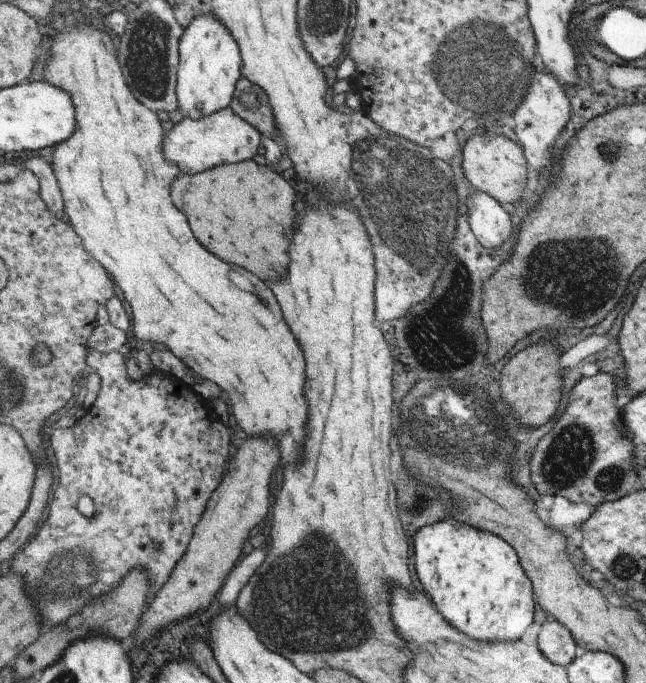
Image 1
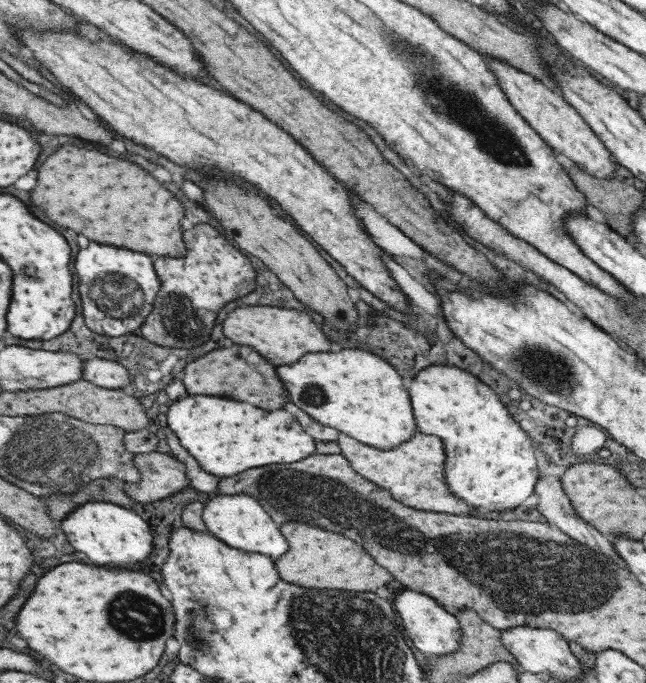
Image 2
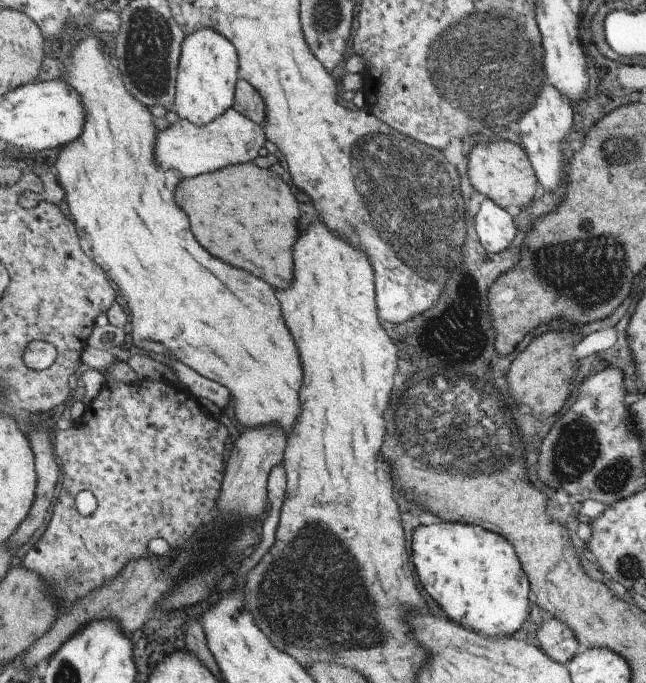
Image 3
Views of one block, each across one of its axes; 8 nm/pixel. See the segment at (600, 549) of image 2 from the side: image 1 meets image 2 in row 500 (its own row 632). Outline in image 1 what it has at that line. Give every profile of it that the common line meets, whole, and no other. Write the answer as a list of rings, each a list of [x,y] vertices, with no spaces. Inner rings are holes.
[[[555,619],[542,625],[538,645],[549,660],[563,666],[567,666],[580,653],[567,627]]]

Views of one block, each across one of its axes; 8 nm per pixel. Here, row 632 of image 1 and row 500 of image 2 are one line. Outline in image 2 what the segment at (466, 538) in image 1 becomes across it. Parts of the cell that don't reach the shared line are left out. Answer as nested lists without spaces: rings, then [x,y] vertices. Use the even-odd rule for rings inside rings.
[[[439,364],[421,370],[412,382],[410,398],[419,430],[439,436],[446,443],[446,477],[451,490],[460,499],[483,511],[507,512],[525,504],[536,493],[539,464],[533,450],[533,440],[529,437],[528,425],[523,418],[512,416],[510,408],[505,407],[503,399],[499,399],[491,386],[483,384],[473,370]]]

